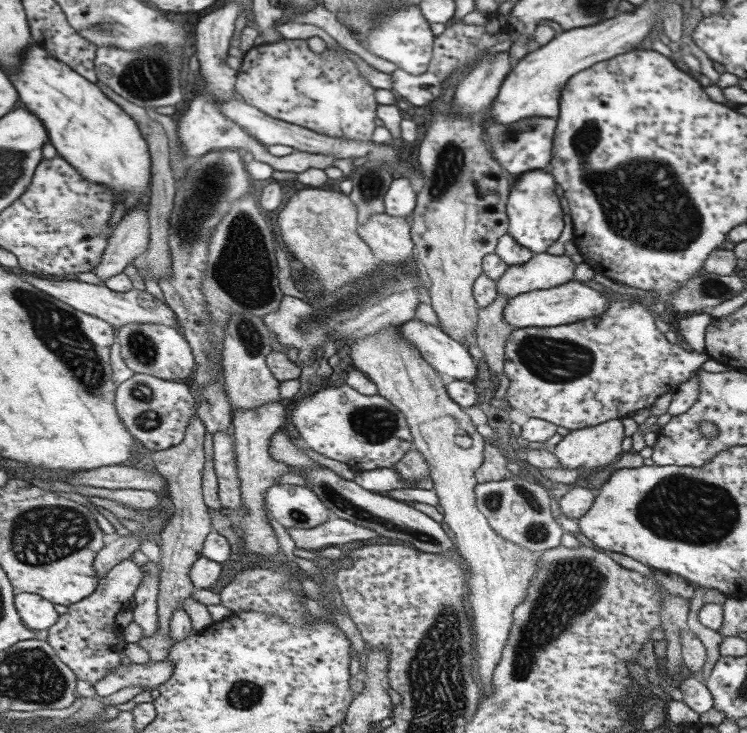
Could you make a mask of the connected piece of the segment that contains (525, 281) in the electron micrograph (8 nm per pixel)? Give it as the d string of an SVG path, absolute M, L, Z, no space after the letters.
M546 252L533 254L532 258L519 266L506 266L503 274L497 278L496 282L496 294L507 295L507 298L513 298L515 295L521 293L551 288L559 286L573 280L573 272L577 258L563 256L551 256Z

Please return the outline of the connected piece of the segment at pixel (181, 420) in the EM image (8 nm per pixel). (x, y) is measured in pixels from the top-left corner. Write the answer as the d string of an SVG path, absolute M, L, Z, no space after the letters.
M134 373L119 385L117 404L119 416L133 436L154 452L181 444L186 438L187 430L190 430L191 419L195 418L192 386L145 373Z

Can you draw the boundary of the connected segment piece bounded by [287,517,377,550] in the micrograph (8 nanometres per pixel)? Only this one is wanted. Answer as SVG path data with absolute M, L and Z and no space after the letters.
M331 517L327 522L313 528L287 528L287 533L295 547L307 550L320 550L331 545L340 547L347 542L369 540L377 536L377 532L339 517Z

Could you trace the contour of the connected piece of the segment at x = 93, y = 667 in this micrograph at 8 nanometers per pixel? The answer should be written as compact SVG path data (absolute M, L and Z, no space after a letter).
M131 558L120 562L105 578L100 579L99 586L90 597L69 605L69 611L48 629L49 644L57 650L59 659L69 665L79 681L94 686L121 665L127 642L122 629L117 626L117 614L129 608L143 579L142 567L139 568Z

